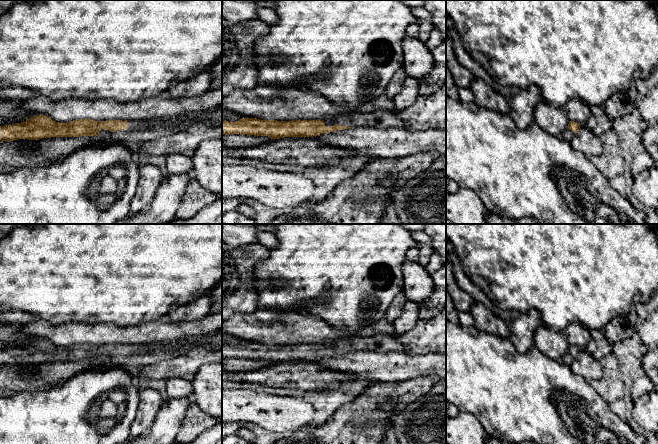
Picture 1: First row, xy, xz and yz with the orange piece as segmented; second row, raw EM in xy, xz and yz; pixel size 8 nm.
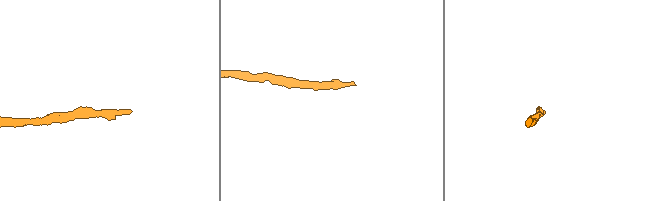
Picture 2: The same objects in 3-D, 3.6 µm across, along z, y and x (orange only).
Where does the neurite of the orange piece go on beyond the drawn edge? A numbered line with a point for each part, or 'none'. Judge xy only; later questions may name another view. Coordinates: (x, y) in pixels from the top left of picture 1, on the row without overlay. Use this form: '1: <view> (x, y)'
1: xy (138, 355)

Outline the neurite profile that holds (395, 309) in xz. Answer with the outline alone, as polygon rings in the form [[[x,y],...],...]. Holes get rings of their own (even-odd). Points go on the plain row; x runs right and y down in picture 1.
[[[403,290],[399,292],[391,302],[386,311],[385,318],[388,322],[393,323],[402,313],[405,303],[407,302]]]

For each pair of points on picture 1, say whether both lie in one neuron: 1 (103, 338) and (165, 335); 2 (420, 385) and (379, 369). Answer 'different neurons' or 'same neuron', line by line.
1: same neuron
2: different neurons

